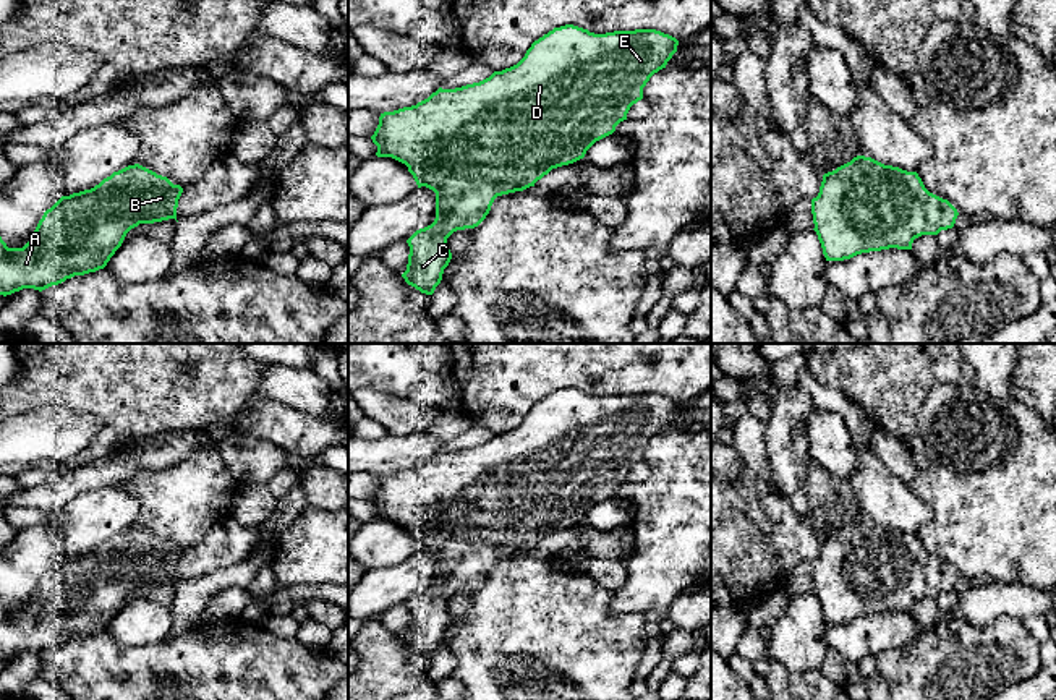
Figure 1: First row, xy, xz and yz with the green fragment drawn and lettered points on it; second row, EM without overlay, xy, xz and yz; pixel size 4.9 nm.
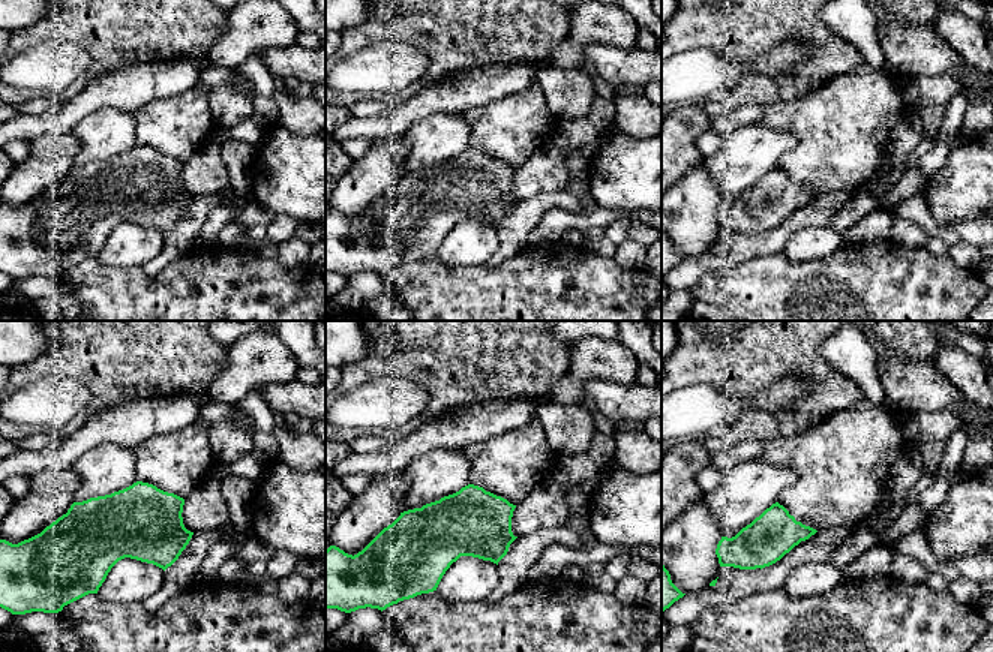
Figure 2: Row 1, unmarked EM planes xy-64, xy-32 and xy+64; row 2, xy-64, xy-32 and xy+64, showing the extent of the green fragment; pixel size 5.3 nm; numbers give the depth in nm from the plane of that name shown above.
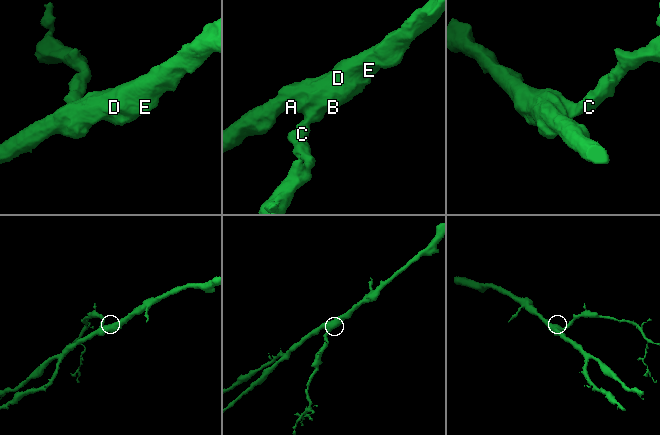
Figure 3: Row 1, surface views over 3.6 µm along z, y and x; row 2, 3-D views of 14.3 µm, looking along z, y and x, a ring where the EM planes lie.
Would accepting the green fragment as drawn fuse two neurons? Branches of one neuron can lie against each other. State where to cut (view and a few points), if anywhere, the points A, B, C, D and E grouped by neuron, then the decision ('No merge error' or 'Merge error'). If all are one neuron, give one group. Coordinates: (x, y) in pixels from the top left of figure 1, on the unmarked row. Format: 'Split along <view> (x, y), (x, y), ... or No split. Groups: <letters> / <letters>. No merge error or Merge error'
No split. Groups: A B C D E. No merge error

